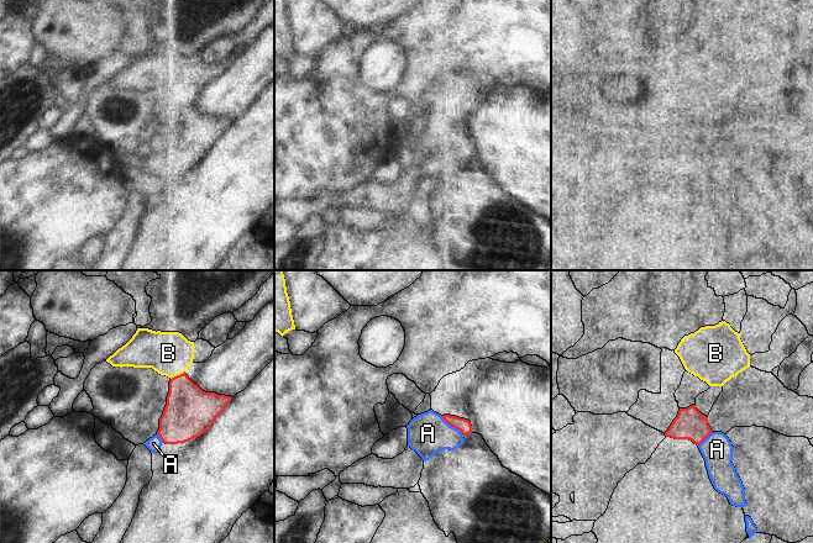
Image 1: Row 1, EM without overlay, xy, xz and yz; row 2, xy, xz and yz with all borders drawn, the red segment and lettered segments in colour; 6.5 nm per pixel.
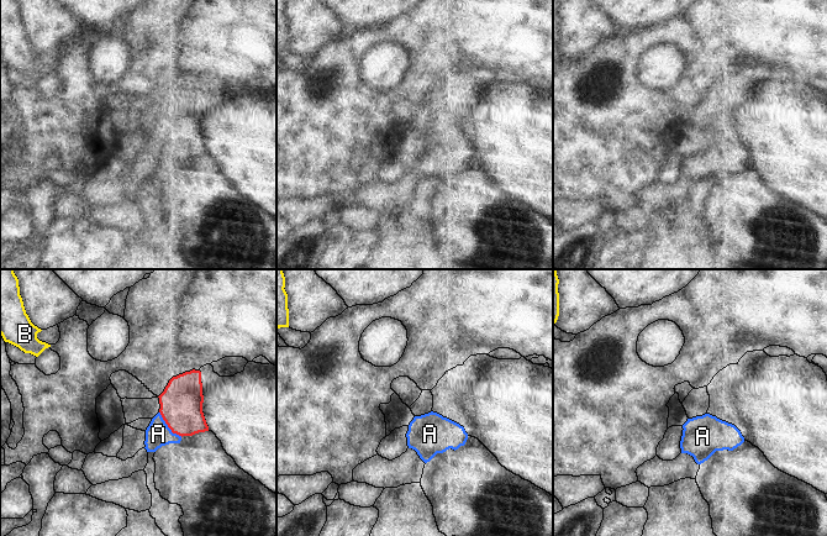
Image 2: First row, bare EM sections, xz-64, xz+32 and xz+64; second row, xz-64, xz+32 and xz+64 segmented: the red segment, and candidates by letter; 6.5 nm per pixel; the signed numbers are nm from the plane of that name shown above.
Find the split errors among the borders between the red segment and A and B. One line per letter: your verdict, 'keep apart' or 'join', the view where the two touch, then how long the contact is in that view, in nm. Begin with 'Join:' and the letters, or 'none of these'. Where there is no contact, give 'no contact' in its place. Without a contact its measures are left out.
Join: A
A: join | xz | 200 nm
B: keep apart | xy | 110 nm

